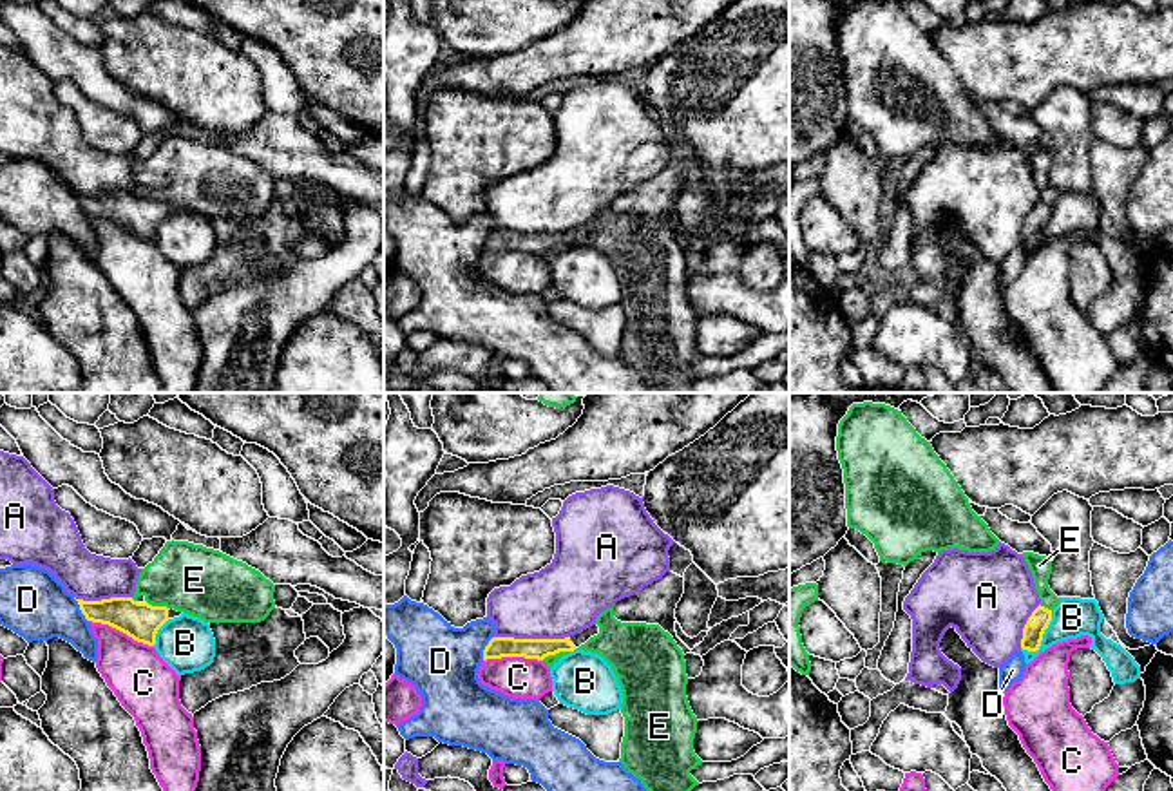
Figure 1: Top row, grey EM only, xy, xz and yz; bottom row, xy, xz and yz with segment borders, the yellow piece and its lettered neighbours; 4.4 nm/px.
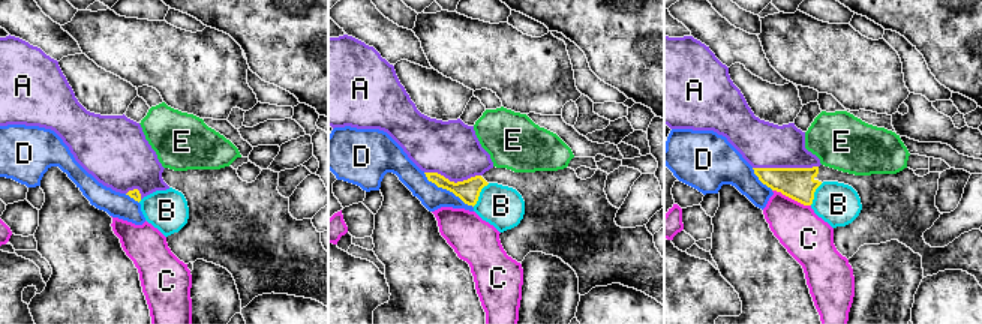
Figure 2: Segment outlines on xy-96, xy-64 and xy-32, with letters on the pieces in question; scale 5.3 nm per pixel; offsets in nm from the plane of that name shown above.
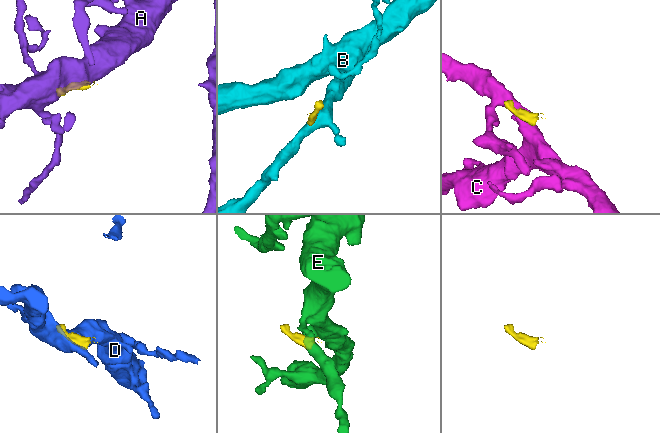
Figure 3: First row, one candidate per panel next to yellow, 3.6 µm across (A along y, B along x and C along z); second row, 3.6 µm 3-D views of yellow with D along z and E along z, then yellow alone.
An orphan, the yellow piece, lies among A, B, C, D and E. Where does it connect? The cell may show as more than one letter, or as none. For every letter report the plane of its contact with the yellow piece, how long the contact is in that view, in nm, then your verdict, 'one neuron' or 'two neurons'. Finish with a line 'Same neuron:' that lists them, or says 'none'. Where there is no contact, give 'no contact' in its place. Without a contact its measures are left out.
A: xz | 340 nm | two neurons
B: yz | 220 nm | two neurons
C: xy | 320 nm | two neurons
D: xy | 130 nm | two neurons
E: xy | 110 nm | two neurons
Same neuron: none

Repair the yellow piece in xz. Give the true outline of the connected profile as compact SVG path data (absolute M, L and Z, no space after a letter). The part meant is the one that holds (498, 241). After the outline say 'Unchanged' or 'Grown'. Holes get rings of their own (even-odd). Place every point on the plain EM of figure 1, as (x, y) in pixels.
M599 221L565 232L565 233L514 233L514 232L492 232L483 244L483 255L501 252L525 252L543 255L548 250L559 246L574 246L585 239L590 232L599 228Z. Grown

